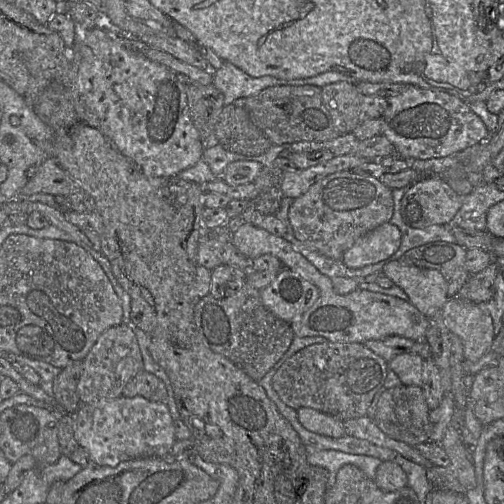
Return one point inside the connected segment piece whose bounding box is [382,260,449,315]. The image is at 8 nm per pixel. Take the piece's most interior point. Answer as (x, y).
(426, 288)

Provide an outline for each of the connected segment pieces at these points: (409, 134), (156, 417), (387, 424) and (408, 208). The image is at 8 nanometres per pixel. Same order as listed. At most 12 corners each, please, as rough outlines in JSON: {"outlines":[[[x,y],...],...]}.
{"outlines":[[[410,86],[382,135],[403,159],[449,156],[490,135],[469,104]],[[142,396],[82,404],[74,436],[95,465],[170,454],[174,419]],[[420,386],[384,390],[374,422],[410,446],[431,442]],[[441,175],[420,177],[400,211],[413,228],[446,225],[462,205]]]}

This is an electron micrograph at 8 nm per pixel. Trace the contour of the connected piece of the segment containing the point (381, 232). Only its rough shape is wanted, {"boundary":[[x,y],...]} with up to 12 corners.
{"boundary":[[386,222],[343,255],[352,269],[388,259],[401,232]]}

